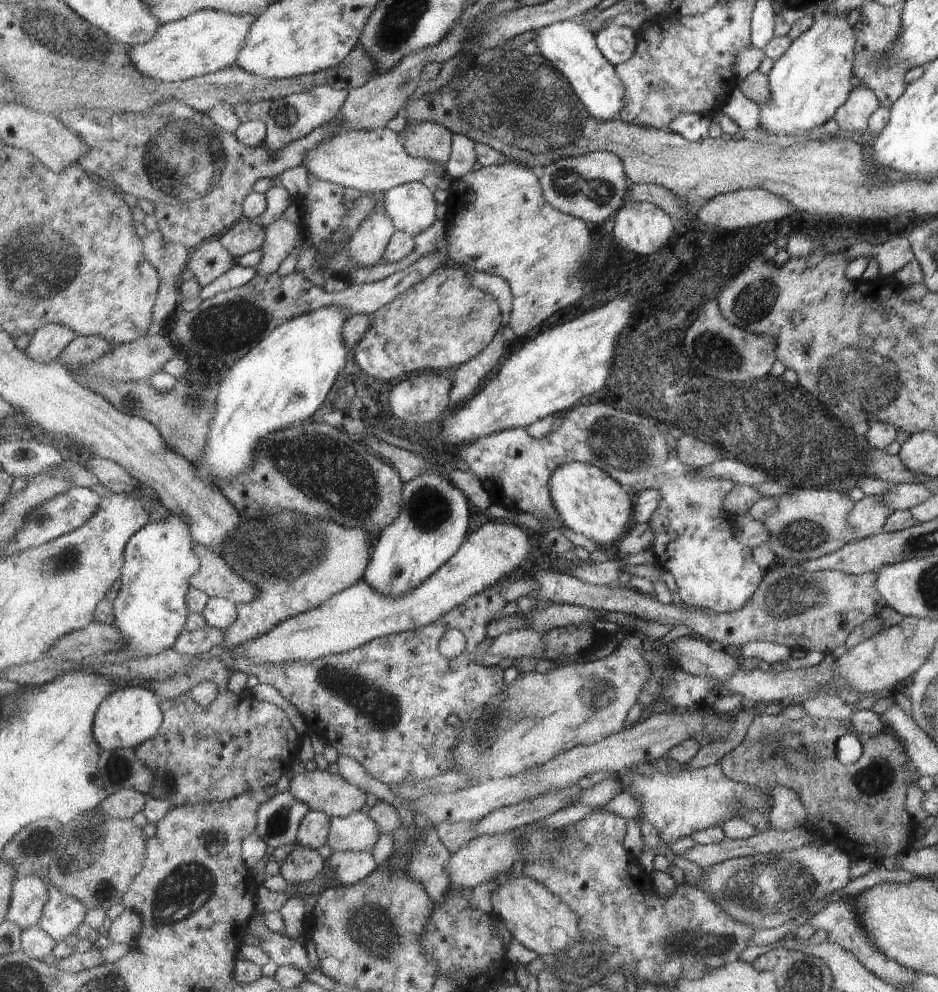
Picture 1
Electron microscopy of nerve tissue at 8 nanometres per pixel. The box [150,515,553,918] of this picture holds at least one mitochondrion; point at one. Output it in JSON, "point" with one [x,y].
{"point":[295,556]}

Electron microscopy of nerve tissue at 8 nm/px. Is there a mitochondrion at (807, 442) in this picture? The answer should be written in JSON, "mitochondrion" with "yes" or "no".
{"mitochondrion":"yes"}

